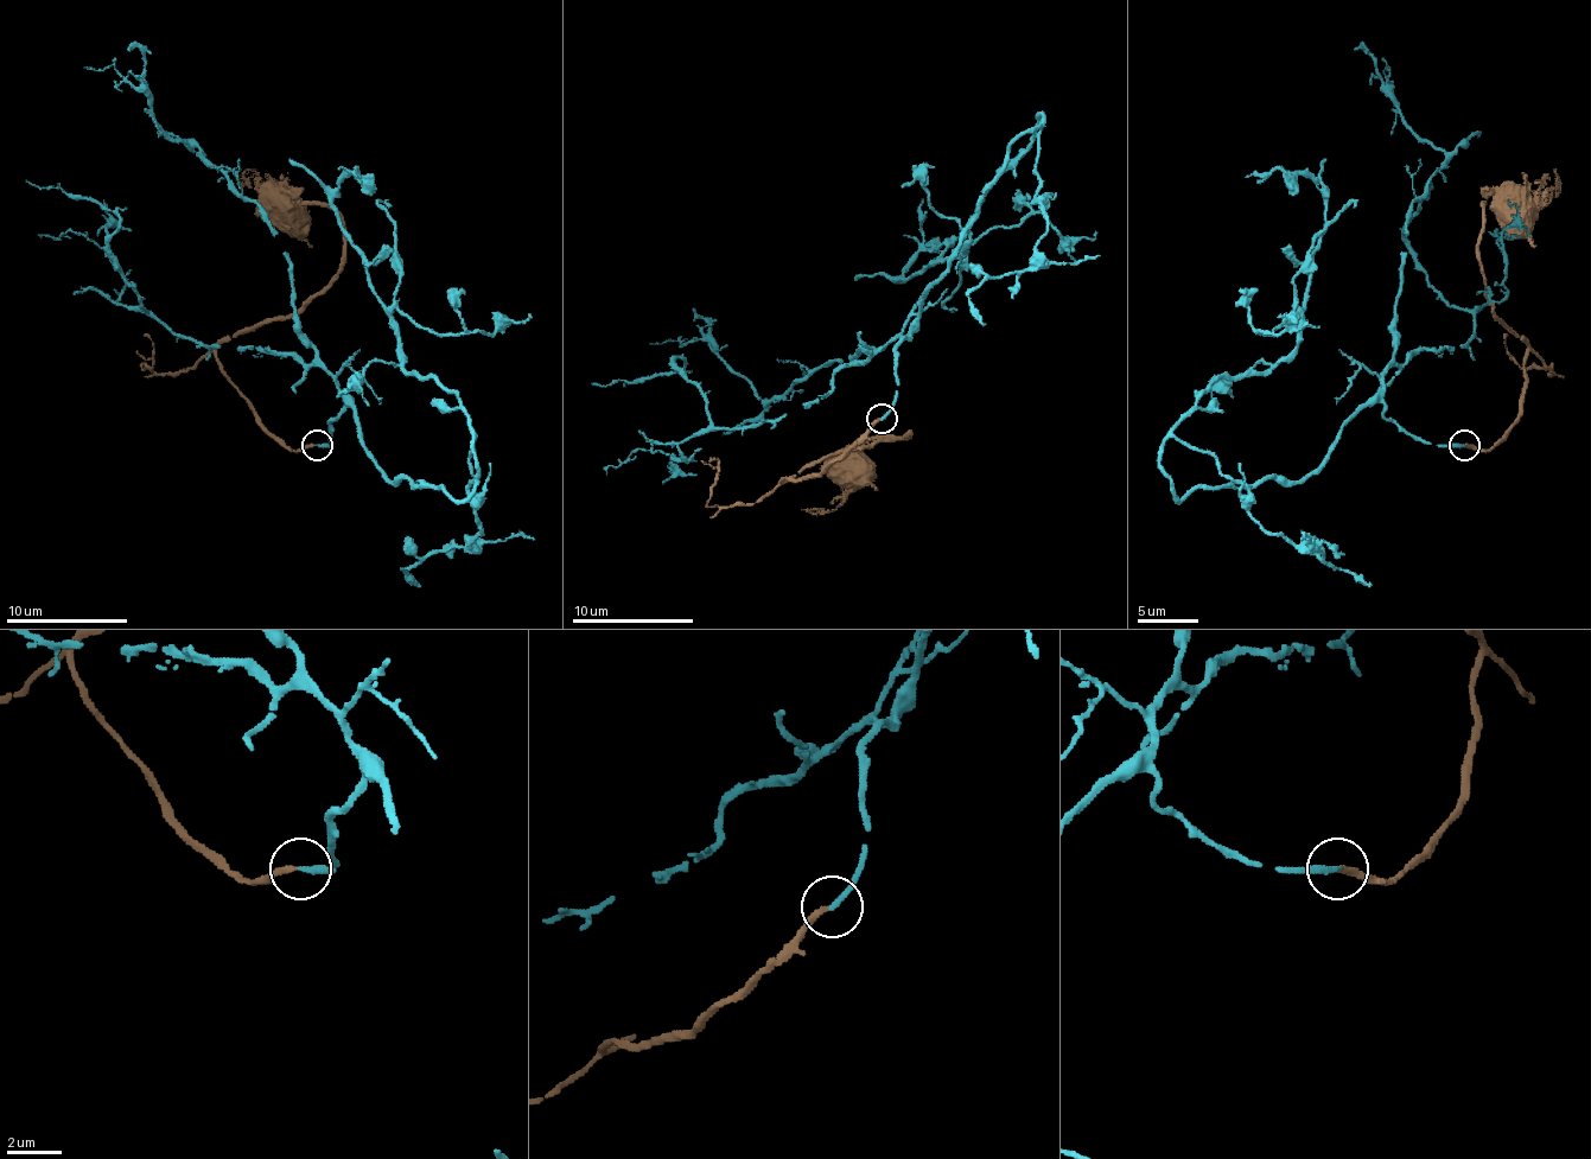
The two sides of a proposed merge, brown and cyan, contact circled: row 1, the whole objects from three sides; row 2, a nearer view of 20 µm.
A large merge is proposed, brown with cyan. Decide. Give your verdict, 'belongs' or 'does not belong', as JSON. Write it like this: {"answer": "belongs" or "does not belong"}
{"answer": "belongs"}

